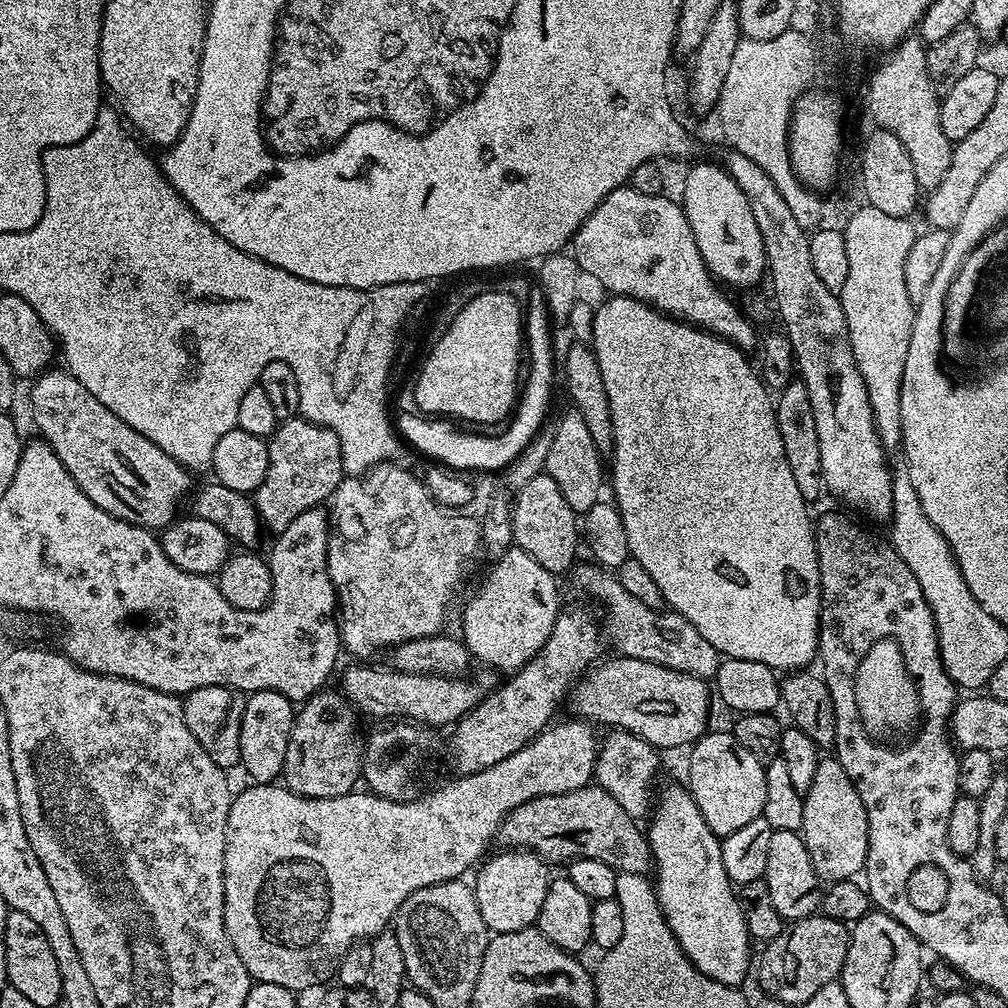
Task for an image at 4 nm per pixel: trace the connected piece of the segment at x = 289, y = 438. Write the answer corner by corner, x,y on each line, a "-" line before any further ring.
303,418
285,420
272,433
267,441
269,450
269,468
264,481
258,485
254,493
256,513
260,515
260,523
272,534
279,534
298,518
298,514
306,514
306,510
319,508
325,502
331,501
336,488
344,479
346,473
342,466
342,446
332,428
324,428

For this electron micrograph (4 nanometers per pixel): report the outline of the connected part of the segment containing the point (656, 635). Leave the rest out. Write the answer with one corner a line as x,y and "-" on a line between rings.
581,563
575,569
576,584
582,591
589,592
598,603
604,604
608,611
606,640
617,648
615,651
619,655
638,658
642,662
654,662
658,666
666,666
670,670
694,674
701,678
715,677
722,657
706,638
702,638
702,634
698,634
698,630
694,630
694,626
690,626
690,622
686,622
686,618
671,610
642,606
642,602
638,602
634,594
629,594
611,571
589,563

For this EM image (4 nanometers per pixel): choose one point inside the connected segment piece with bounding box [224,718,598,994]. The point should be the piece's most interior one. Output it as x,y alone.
305,878

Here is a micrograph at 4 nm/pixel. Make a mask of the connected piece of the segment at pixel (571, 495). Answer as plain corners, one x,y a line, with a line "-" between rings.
575,410
561,418
552,428
552,441
550,442
550,454
546,454
546,466
544,472
554,482
558,482
558,490
562,490
562,498
570,502
570,510
578,514
585,514
592,506
602,500
600,491
606,488
606,464
602,461
602,454
590,435
589,428
582,414

